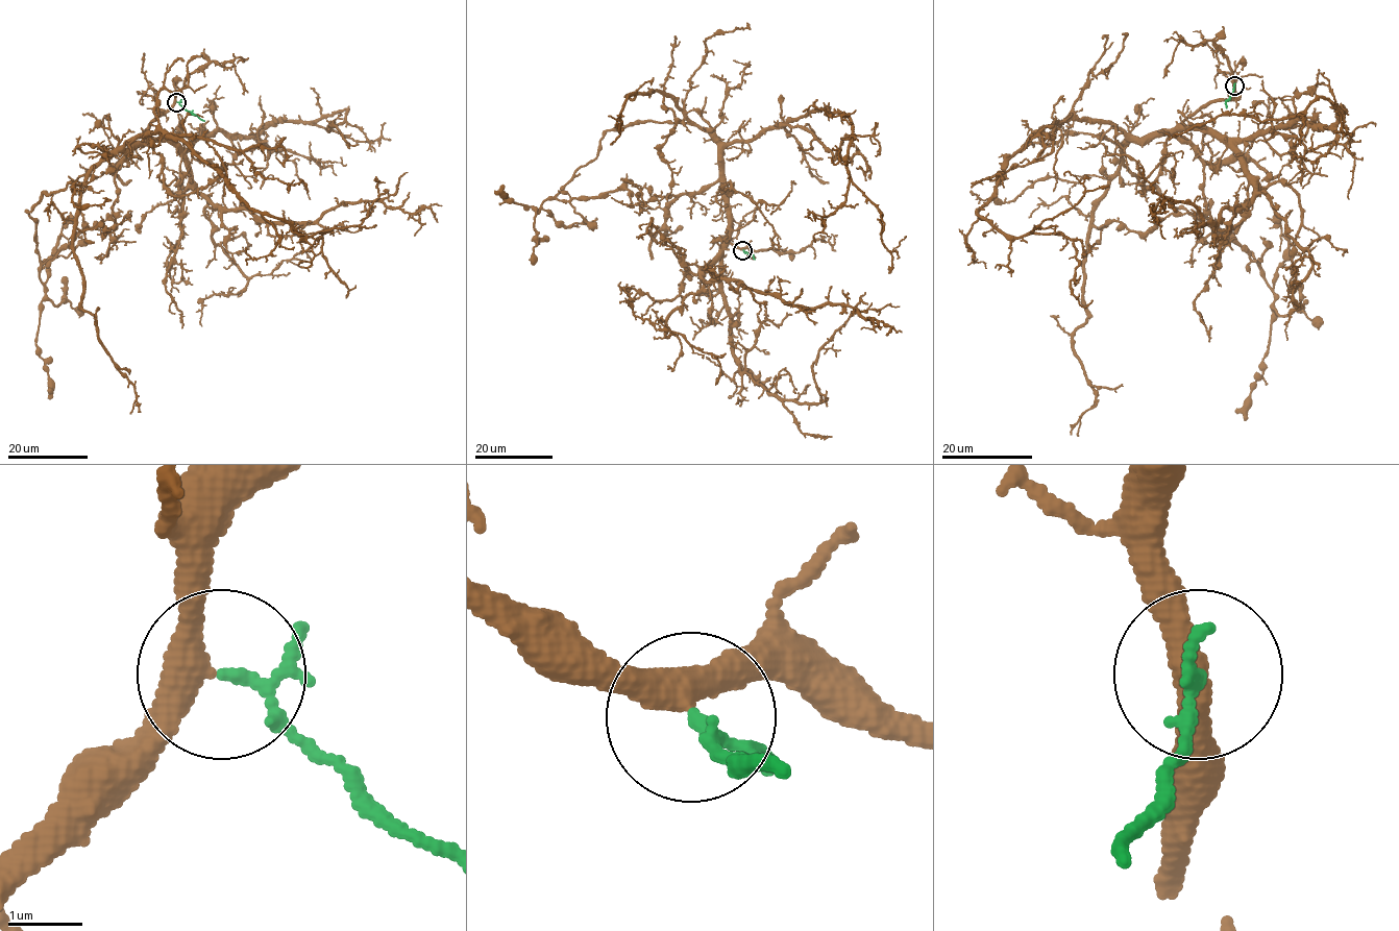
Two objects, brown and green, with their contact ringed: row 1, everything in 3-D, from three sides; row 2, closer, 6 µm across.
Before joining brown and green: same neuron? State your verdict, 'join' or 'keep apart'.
join

